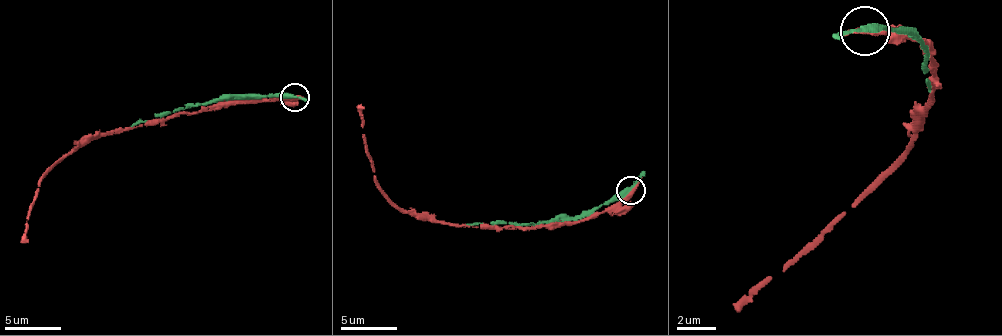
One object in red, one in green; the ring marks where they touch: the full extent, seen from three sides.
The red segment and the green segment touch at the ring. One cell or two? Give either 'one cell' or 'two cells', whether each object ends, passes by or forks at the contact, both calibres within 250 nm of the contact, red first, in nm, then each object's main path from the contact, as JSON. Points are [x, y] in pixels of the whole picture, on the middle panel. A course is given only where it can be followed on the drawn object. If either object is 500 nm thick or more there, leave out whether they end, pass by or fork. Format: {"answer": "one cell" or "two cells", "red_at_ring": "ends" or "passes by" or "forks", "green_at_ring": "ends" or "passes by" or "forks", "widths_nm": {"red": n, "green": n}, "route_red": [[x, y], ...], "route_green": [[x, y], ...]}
{"answer": "two cells", "red_at_ring": "passes by", "green_at_ring": "passes by", "widths_nm": {"red": 320, "green": 260}, "route_red": [[631, 191], [600, 213], [577, 221], [507, 227], [419, 220], [379, 187], [362, 134], [359, 104]], "route_green": [[631, 191], [614, 194], [578, 216], [555, 216], [546, 222], [521, 224], [467, 223]]}

